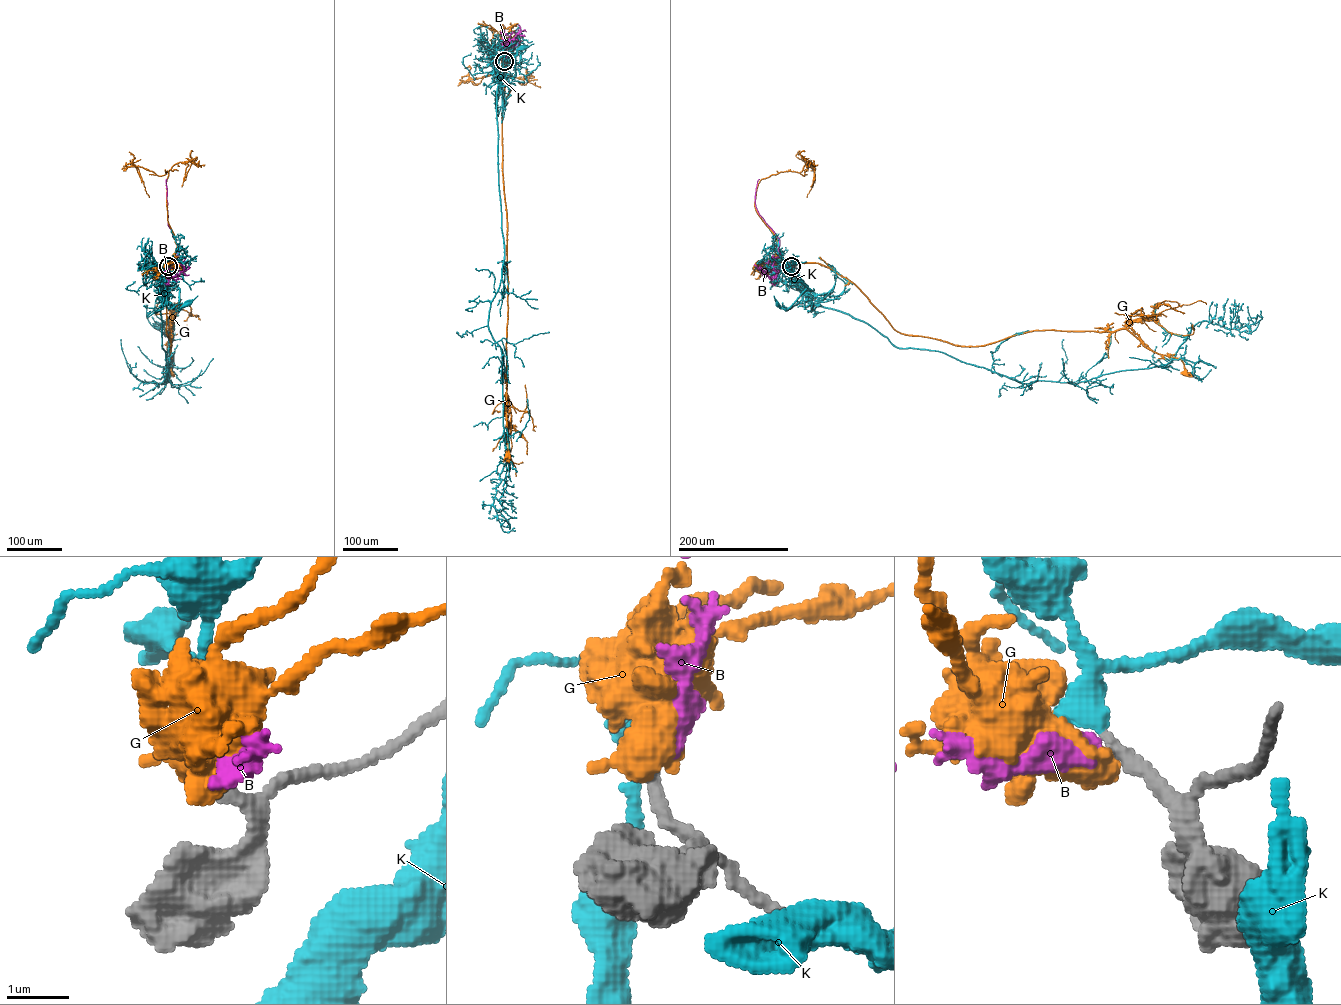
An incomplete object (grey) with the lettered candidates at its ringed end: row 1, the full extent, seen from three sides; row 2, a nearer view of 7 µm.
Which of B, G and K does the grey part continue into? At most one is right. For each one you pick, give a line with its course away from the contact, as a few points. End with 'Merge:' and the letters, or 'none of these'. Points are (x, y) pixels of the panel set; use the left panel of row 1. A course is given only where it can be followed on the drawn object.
K: it runs (168, 266), (169, 262), (165, 263), (167, 283), (179, 289), (179, 308), (186, 304)
Merge: K

